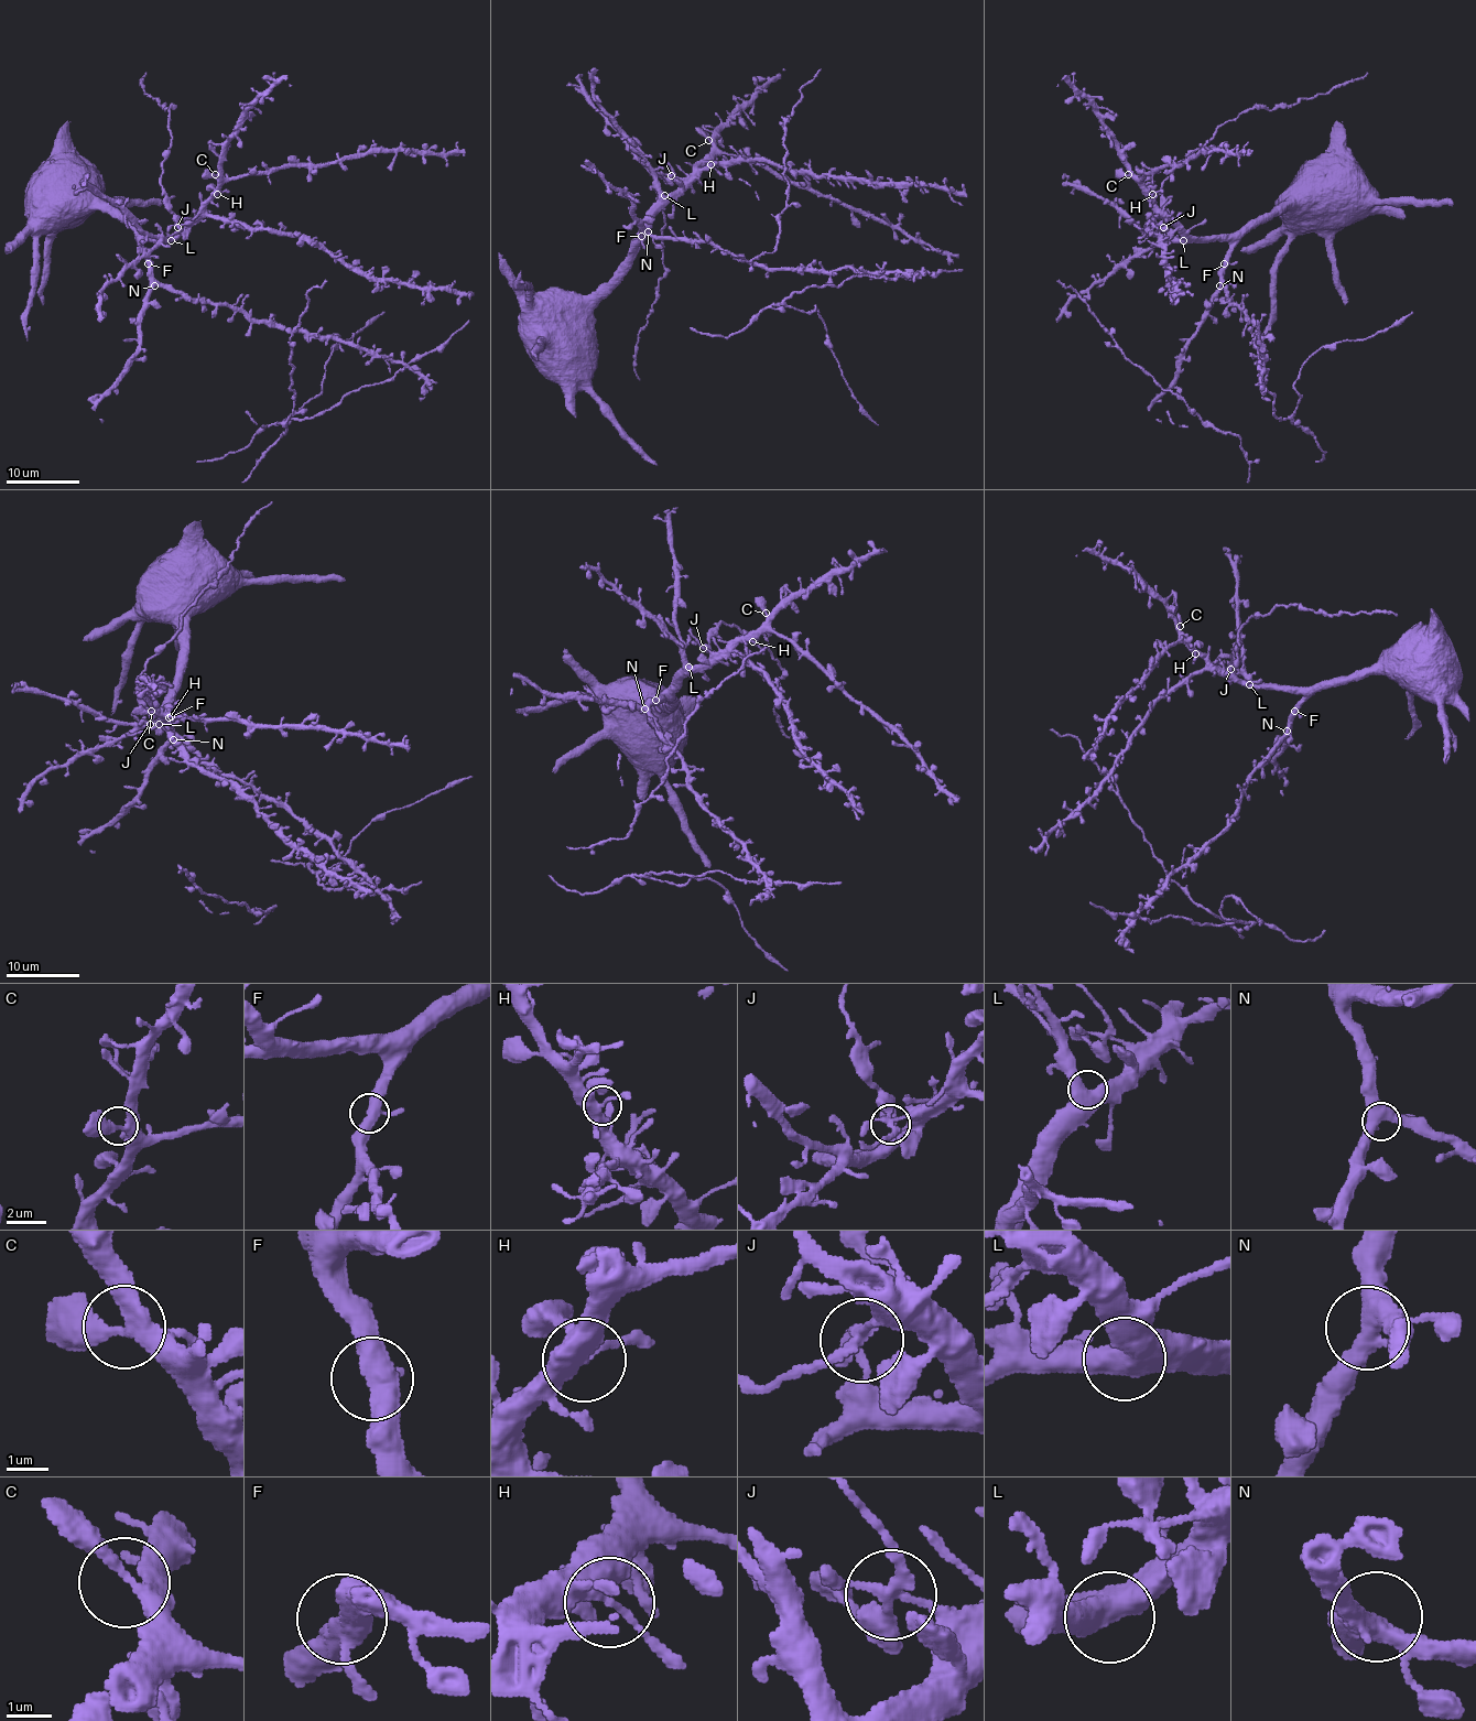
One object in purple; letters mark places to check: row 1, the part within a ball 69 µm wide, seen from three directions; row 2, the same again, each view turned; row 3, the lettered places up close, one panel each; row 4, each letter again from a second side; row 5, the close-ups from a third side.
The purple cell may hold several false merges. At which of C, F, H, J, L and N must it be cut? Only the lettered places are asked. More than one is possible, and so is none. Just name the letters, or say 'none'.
J

